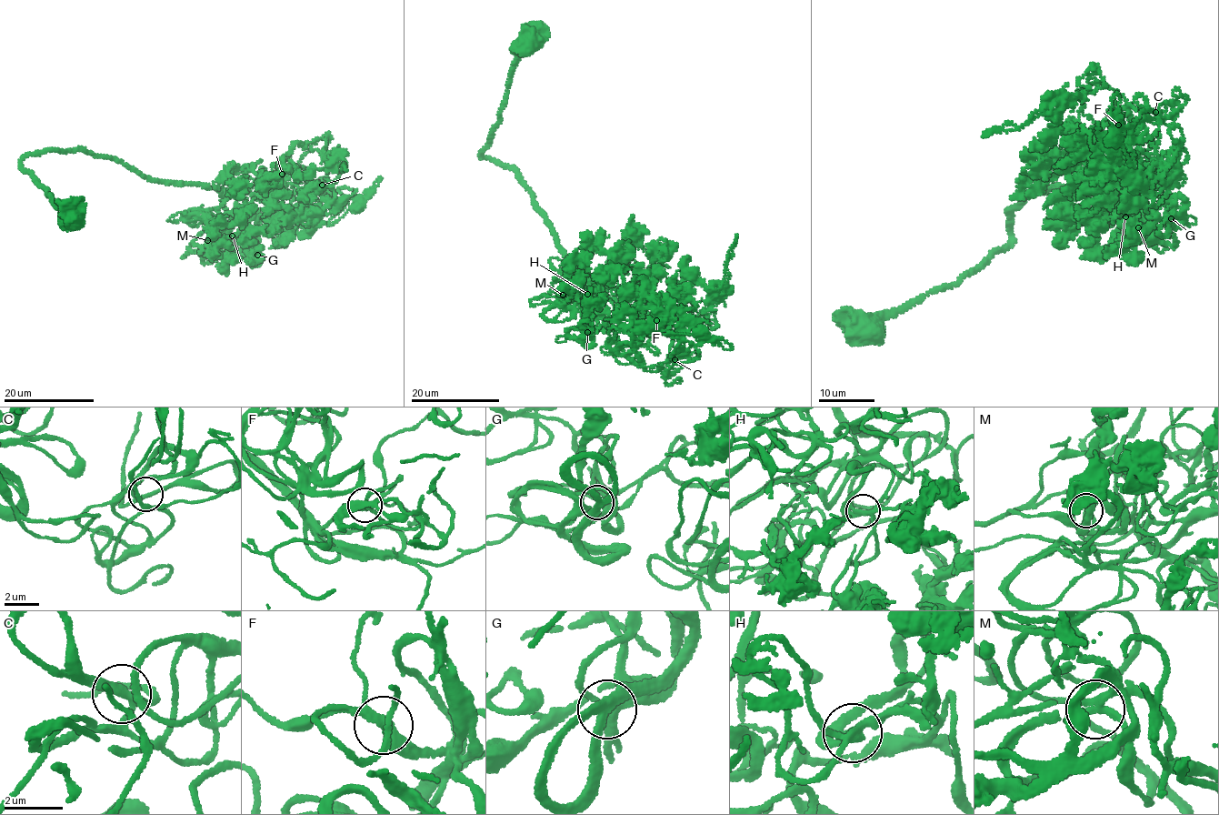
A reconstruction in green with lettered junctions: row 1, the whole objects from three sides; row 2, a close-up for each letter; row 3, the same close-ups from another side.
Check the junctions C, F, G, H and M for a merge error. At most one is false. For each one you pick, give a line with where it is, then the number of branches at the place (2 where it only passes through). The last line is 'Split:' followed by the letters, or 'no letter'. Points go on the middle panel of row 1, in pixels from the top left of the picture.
Split: no letter

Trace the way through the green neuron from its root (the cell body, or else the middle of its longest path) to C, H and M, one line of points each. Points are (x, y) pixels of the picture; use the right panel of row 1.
C: (864, 331), (1008, 244), (1008, 215), (1030, 195), (1081, 189), (1111, 169), (1131, 105), (1154, 113)
H: (864, 331), (1008, 244), (1008, 215), (1030, 195), (1110, 169), (1139, 193), (1137, 214), (1115, 204), (1124, 216)
M: (864, 331), (1008, 244), (1008, 215), (1030, 195), (1124, 173), (1139, 193), (1138, 227)

